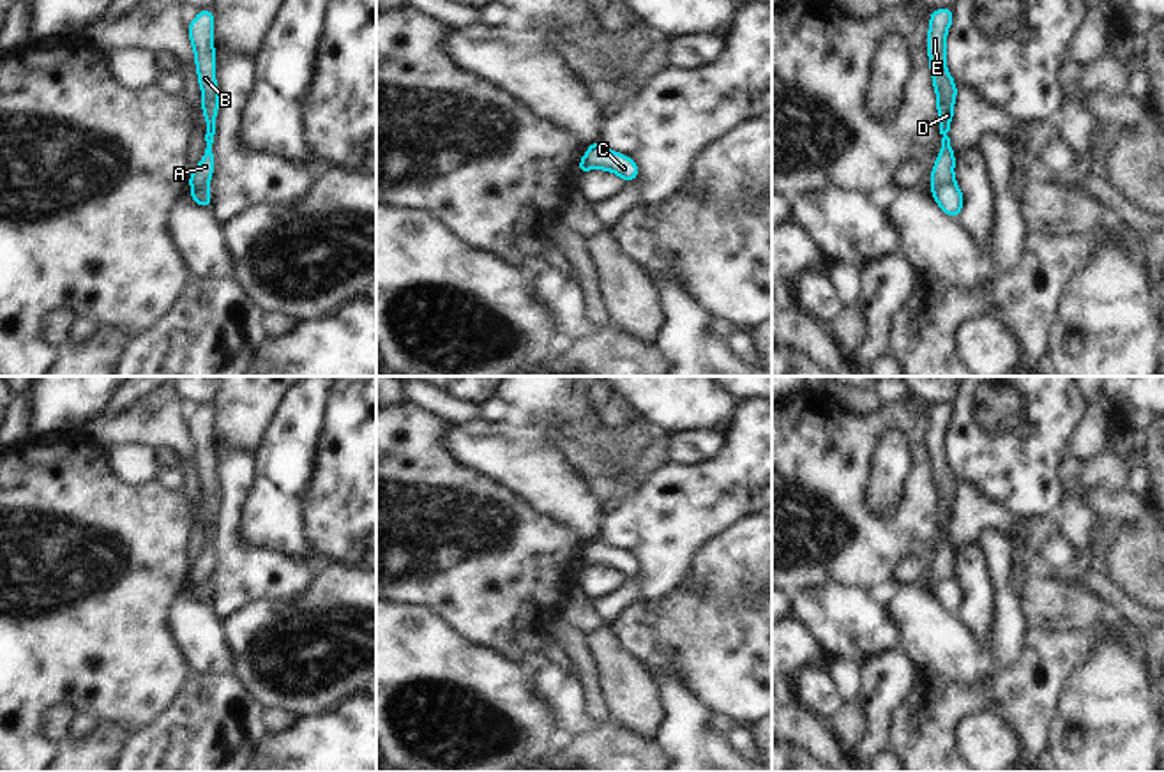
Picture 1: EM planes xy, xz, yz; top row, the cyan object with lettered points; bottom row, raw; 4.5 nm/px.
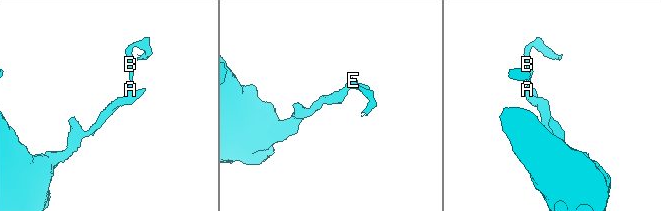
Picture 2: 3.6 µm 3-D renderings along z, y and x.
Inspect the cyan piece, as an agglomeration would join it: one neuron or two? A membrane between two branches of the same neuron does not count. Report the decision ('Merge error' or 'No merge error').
Merge error.

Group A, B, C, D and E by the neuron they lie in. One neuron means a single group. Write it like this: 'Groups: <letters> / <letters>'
Groups: A B D E / C.

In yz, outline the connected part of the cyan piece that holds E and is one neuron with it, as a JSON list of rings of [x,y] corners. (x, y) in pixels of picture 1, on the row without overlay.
[[[954,403],[933,405],[929,410],[929,428],[926,435],[926,445],[929,450],[929,466],[933,472],[933,484],[936,488],[936,507],[940,512],[940,530],[941,544],[933,560],[929,583],[931,588],[938,587],[941,581],[950,581],[956,578],[954,562],[956,548],[950,541],[947,528],[954,516],[954,498],[957,495],[956,475],[947,465],[947,428],[954,417]]]

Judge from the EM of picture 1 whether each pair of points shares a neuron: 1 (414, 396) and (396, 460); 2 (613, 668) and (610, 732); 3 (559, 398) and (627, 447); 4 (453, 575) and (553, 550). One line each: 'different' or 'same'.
1: different
2: different
3: same
4: same

